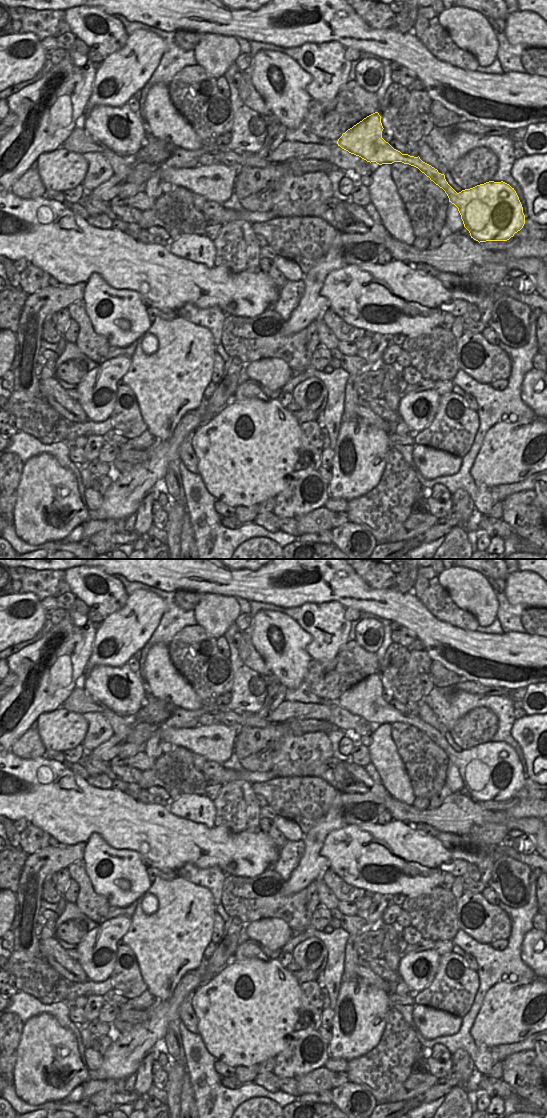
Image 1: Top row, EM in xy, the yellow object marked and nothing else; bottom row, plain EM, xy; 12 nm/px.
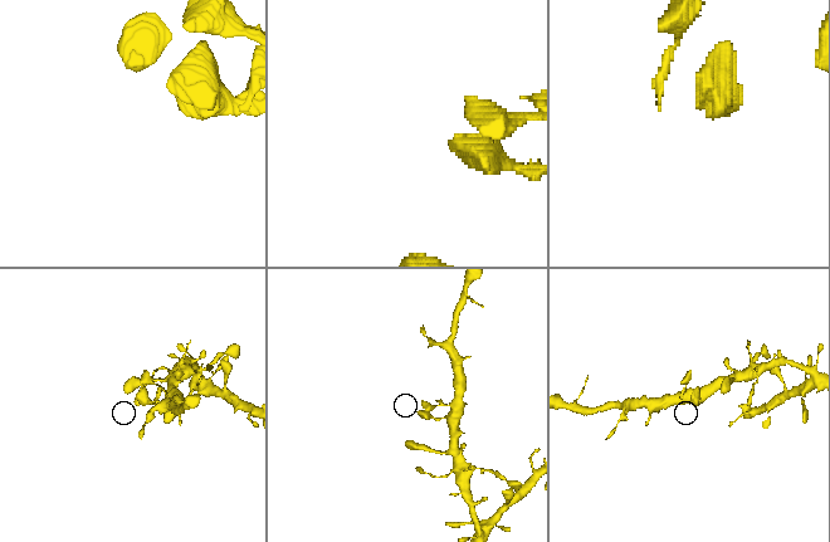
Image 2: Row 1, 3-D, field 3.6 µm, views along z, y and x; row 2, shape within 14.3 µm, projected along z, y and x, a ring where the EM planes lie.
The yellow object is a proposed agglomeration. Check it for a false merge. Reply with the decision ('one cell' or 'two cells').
one cell

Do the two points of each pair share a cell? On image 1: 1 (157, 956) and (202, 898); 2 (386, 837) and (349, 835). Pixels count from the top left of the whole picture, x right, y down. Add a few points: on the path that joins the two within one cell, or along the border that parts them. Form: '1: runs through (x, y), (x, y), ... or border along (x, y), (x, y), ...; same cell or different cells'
1: runs through (170, 942), (189, 919), (192, 912); same cell
2: runs through (377, 837), (358, 837); same cell

